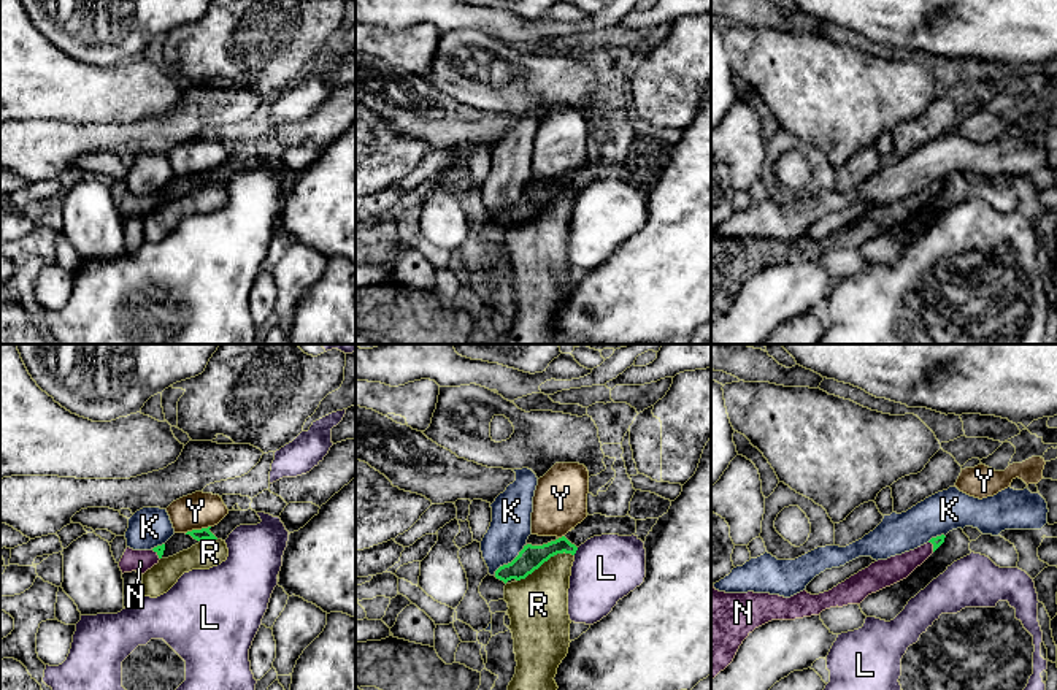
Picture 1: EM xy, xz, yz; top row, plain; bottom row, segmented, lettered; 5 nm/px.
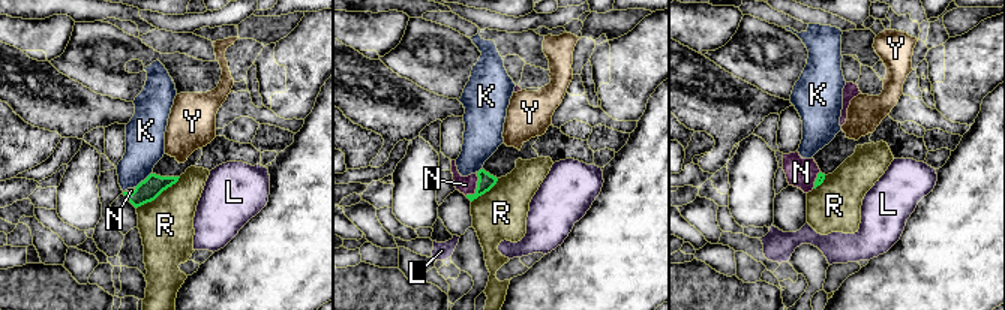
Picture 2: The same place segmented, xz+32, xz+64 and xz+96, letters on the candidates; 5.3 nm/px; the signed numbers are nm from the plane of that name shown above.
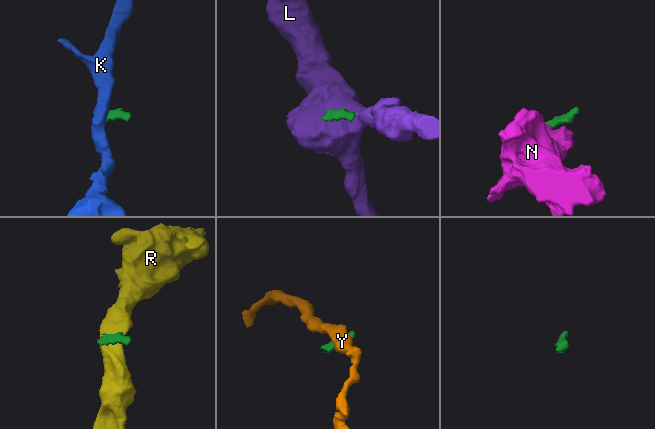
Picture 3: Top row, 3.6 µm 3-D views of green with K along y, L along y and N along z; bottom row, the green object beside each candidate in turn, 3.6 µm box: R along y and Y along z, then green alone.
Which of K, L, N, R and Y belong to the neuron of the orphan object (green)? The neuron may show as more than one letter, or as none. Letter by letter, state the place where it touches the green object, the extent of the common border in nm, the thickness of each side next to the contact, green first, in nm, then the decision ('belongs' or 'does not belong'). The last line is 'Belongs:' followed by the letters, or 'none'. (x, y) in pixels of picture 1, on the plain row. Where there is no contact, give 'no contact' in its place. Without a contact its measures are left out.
K: xz (511, 206) | 240 nm | 120/200 nm | does not belong
L: xz (576, 194) | 50 nm | 120/340 nm | does not belong
N: xy (157, 199) | 70 nm | 50/110 nm | belongs
R: xz (545, 205) | 320 nm | 120/300 nm | does not belong
Y: xy (197, 175) | 130 nm | 60/180 nm | does not belong
Belongs: N

